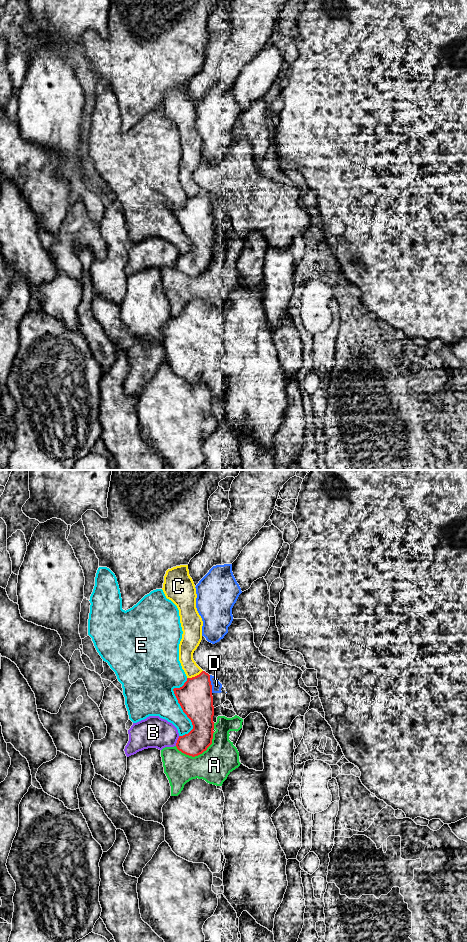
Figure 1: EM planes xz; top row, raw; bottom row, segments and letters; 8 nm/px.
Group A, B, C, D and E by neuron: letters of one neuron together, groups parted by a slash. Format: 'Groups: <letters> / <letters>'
Groups: A / B / C D / E

